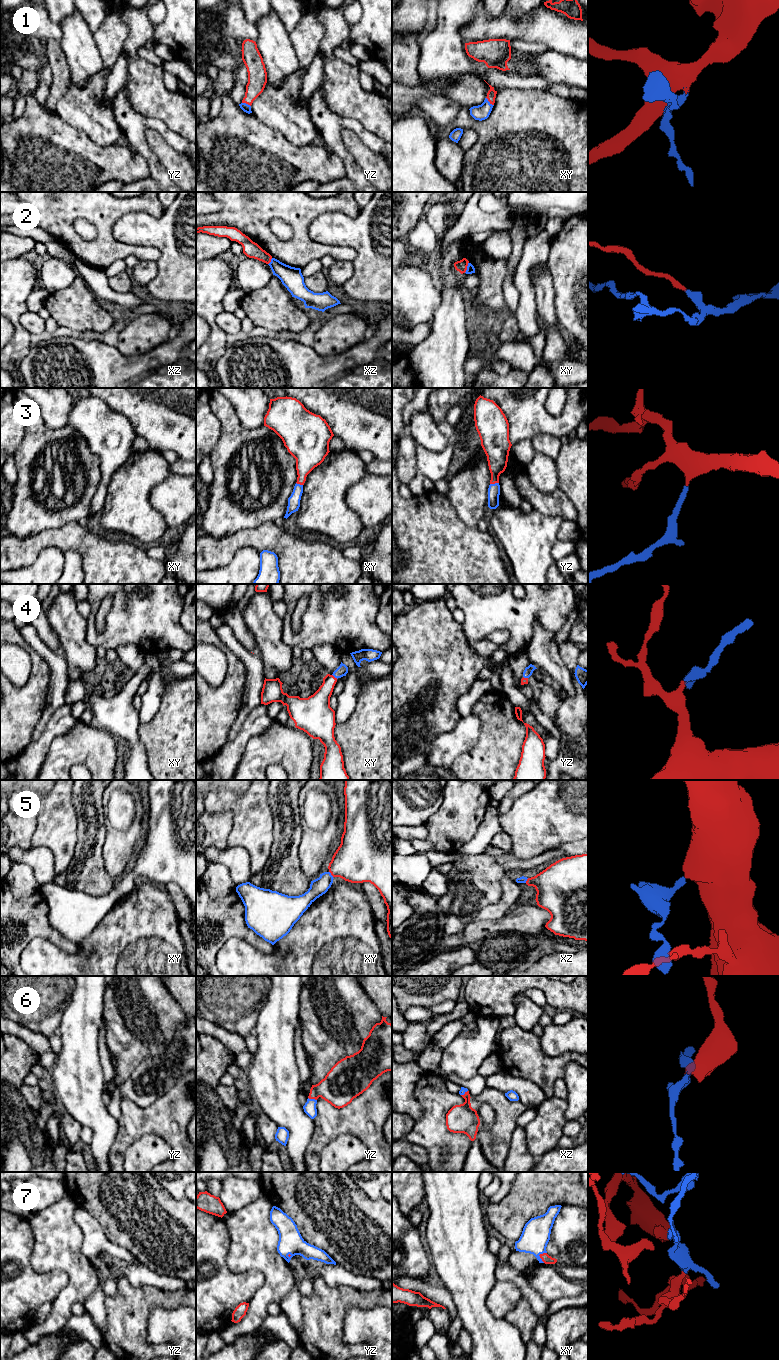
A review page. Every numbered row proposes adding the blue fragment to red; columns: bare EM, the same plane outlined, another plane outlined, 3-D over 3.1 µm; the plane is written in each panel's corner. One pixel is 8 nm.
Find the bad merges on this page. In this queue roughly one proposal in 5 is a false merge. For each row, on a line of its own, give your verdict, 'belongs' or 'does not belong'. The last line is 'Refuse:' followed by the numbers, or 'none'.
1: belongs
2: does not belong
3: belongs
4: belongs
5: belongs
6: belongs
7: belongs
Refuse: 2

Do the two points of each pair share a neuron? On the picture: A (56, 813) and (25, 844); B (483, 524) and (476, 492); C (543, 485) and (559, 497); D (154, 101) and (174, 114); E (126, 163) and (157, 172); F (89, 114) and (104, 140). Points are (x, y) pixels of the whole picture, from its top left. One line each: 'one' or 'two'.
A: two
B: two
C: two
D: one
E: two
F: one

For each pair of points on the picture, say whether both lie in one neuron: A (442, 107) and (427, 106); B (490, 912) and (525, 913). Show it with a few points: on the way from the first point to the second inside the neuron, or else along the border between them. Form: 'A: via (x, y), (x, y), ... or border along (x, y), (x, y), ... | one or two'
A: via (438, 107), (431, 106) | one
B: border along (515, 907), (497, 919), (485, 919) | two

